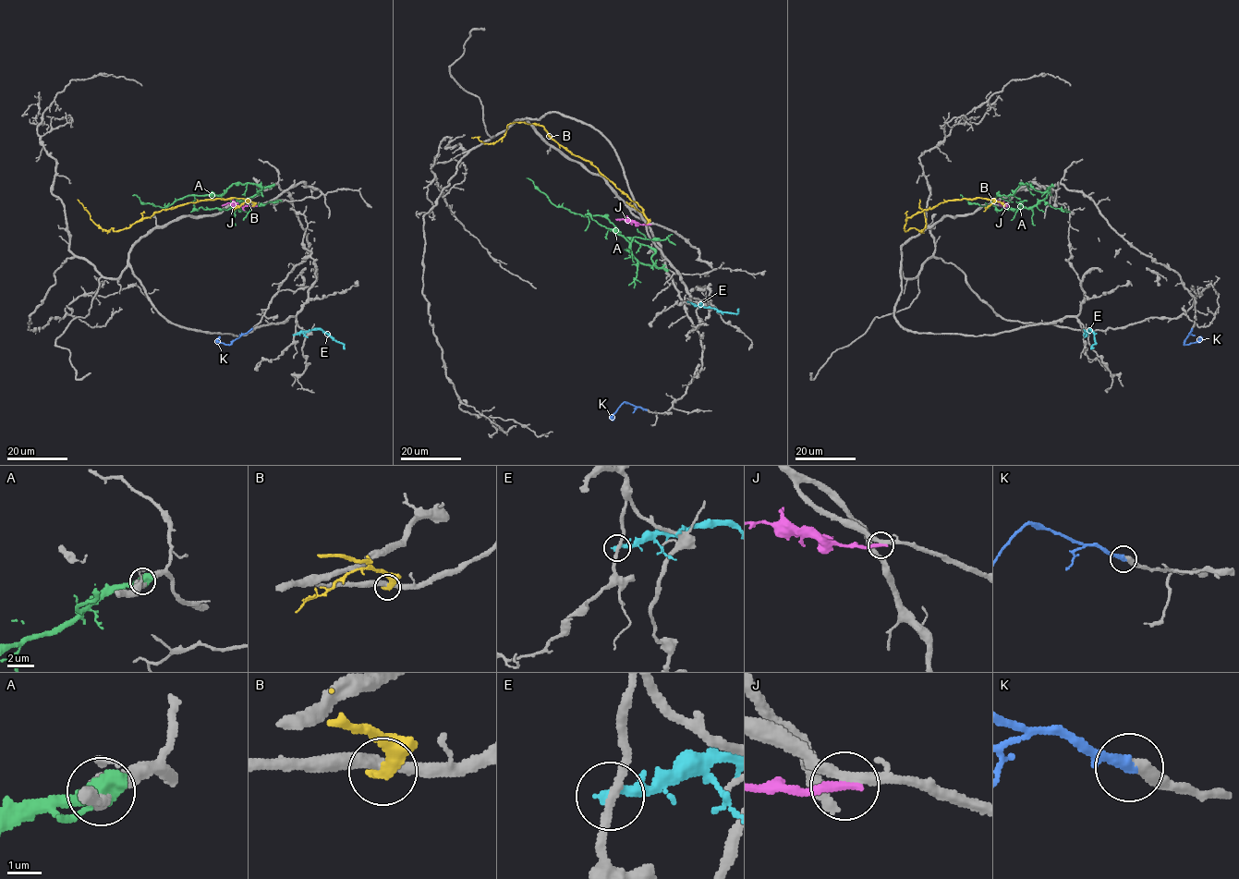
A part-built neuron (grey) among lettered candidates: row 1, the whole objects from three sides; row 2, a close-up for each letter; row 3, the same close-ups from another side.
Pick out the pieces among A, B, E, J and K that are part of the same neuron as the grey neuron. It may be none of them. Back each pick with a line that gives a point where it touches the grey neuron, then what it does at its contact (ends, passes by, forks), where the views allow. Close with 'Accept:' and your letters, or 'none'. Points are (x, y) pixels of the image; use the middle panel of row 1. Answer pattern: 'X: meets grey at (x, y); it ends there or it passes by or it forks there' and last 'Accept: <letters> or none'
K: meets grey at (646, 410); it ends there
Accept: K

